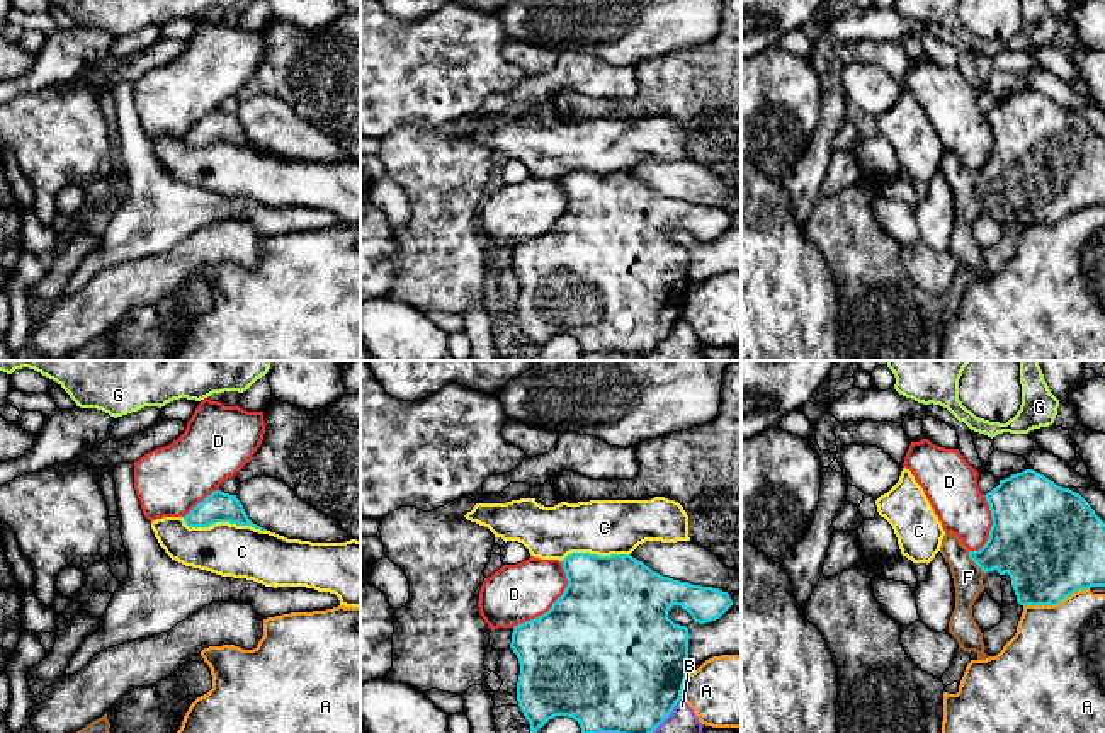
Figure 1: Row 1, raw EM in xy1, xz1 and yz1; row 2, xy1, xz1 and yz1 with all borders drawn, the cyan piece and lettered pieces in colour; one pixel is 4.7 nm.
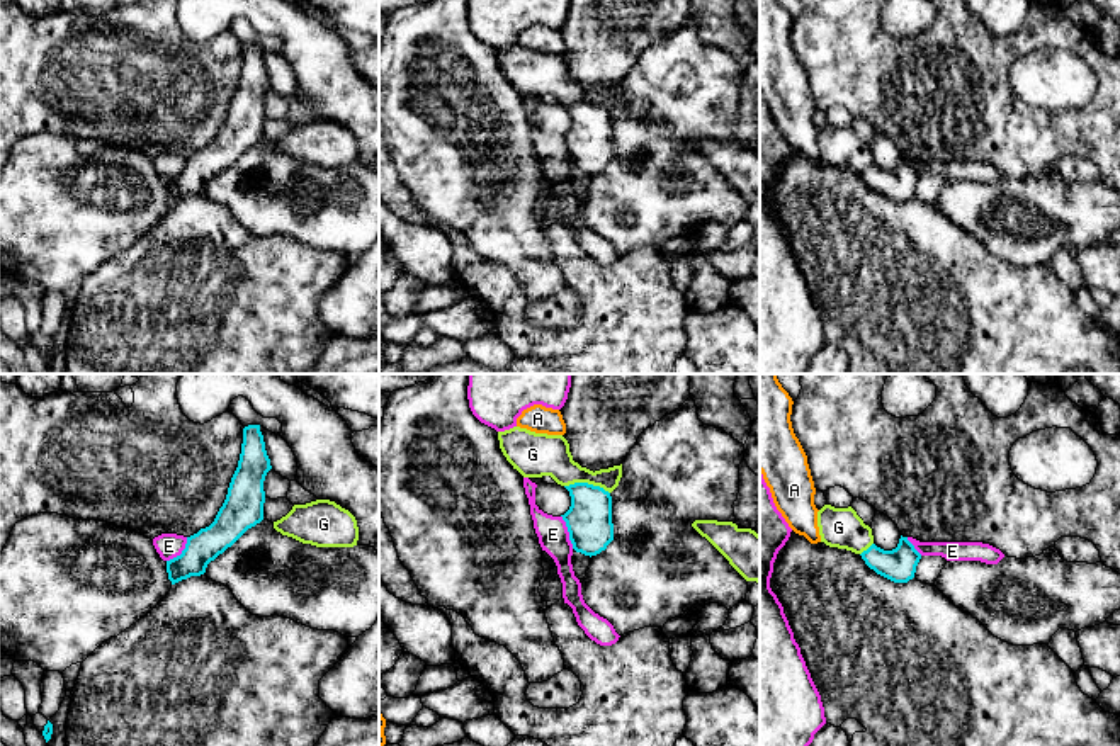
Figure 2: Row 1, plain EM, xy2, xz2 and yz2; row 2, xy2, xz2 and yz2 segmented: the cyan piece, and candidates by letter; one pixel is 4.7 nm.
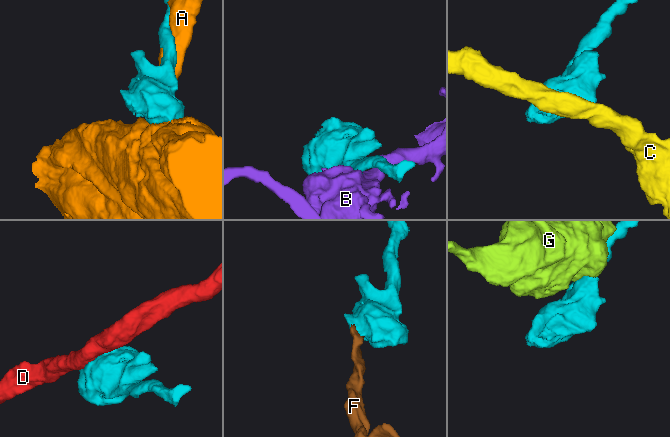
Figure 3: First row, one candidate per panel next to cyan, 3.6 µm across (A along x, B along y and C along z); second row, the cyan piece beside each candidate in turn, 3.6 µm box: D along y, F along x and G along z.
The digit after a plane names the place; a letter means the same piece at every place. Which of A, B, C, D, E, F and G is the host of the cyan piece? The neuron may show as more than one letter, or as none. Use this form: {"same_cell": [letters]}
{"same_cell": ["F"]}

